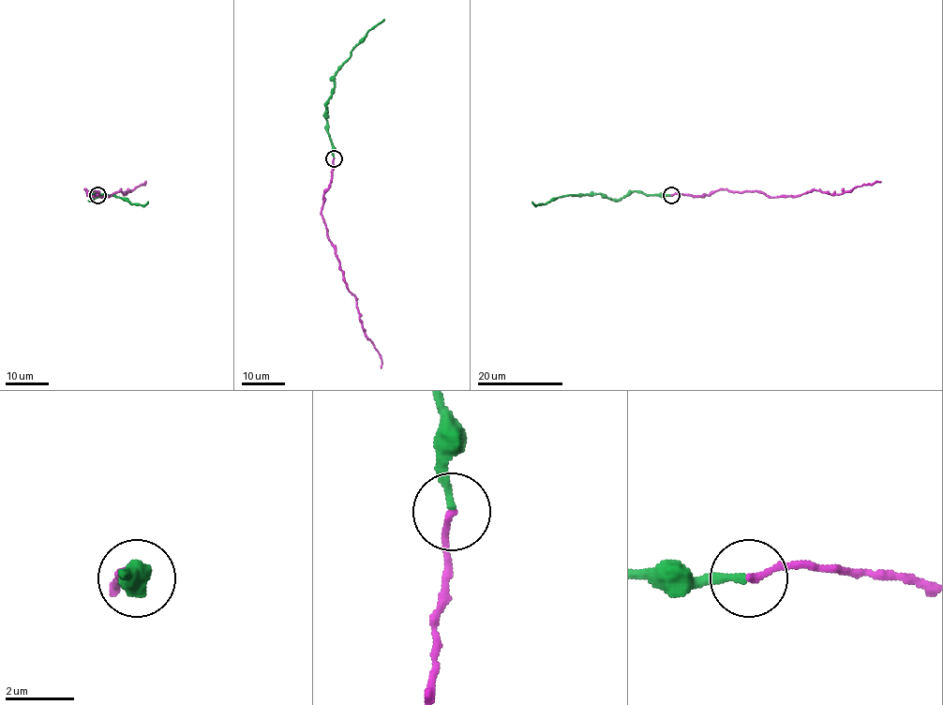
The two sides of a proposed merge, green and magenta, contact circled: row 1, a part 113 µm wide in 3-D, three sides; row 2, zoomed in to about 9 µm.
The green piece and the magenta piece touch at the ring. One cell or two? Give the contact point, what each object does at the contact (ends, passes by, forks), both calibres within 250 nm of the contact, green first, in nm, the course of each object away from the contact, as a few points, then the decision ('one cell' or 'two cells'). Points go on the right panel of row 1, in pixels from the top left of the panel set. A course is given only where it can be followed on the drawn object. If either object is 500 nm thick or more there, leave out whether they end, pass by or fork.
place (671, 195); green ends; magenta ends; calibres 240 and 180 nm; course green (670, 195), (647, 195), (630, 191), (614, 200), (599, 193), (553, 198), (546, 203), (535, 205), (532, 202); course magenta (670, 195), (709, 195), (727, 188), (758, 191), (770, 196), (794, 196), (814, 189), (840, 194), (881, 181); two cells

